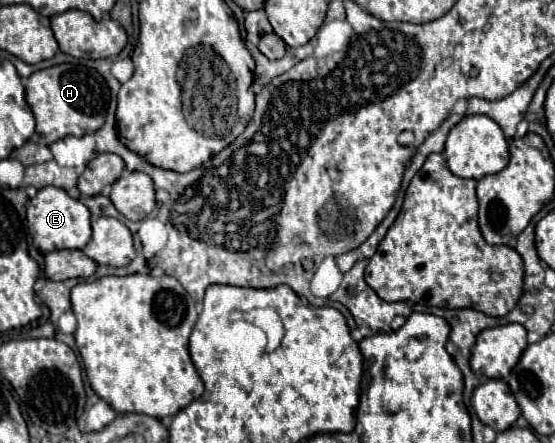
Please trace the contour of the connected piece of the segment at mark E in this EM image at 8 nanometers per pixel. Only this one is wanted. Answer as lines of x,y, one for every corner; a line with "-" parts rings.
58,187
40,189
38,195
28,201
26,219
28,219
30,233
34,233
32,241
42,253
50,253
54,249
84,249
92,237
88,207
82,201
72,199
64,189
58,189

